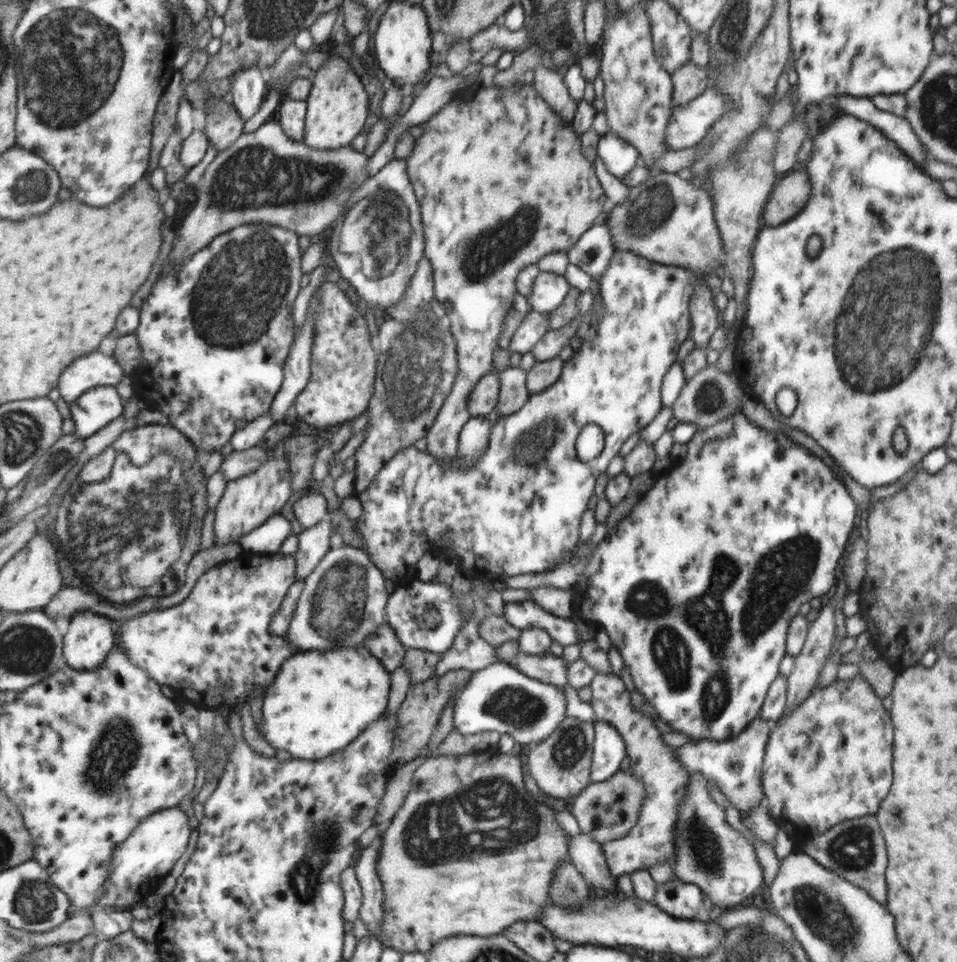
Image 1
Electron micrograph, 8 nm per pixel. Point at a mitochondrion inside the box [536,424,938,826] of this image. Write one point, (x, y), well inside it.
(783, 573)

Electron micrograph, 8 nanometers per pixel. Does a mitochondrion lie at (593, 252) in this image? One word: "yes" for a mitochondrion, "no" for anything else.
yes

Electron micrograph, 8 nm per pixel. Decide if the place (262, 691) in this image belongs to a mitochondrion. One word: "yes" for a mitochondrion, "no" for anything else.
no

